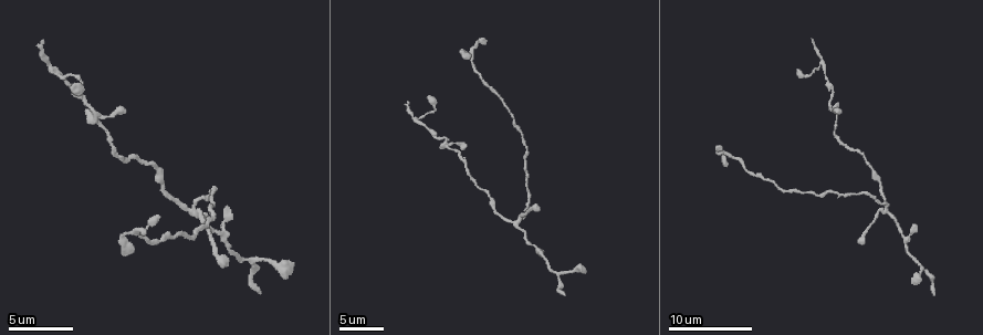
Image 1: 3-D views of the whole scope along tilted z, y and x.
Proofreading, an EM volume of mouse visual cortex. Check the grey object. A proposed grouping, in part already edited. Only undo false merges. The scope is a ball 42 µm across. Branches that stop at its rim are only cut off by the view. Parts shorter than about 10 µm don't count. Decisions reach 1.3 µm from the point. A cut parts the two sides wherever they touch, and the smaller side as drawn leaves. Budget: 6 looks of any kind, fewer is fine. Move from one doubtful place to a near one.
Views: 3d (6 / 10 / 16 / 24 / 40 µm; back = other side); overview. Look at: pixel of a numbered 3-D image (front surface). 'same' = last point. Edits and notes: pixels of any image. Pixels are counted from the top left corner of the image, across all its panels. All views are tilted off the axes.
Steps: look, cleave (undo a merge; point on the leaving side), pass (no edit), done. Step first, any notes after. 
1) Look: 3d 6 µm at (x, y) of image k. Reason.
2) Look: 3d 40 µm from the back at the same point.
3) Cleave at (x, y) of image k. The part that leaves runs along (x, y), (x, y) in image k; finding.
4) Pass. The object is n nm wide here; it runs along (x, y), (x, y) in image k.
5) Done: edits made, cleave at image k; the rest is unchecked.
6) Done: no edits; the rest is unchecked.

Look: 3d 16 µm at (157, 168) of image 1.

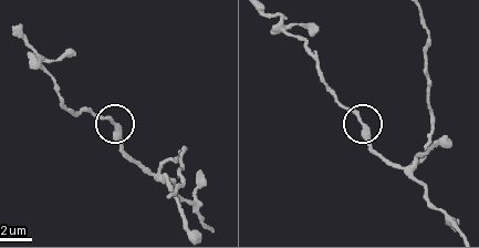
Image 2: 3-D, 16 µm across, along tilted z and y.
Pass. It runs along (404, 166), (388, 163), (374, 151), (366, 127), (332, 92) in image 2; all the same cell.

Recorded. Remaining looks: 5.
Look: 3d 10 µm at (186, 209) of image 1. Four or more arms meet.

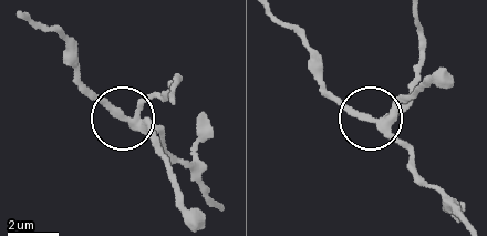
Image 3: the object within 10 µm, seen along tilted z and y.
Look: 3d 6 µm at (126, 121) of image 3. Closer look.

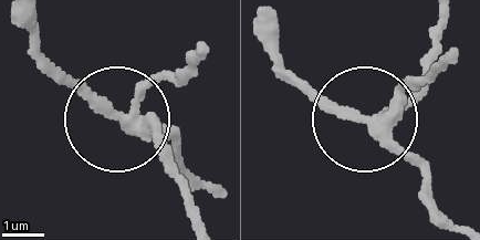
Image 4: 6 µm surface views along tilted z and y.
Pass. The object is 260 nm wide here; one cell here.

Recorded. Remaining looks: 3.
Look: 3d 10 µm at (442, 138) of image 1. Narrows sharply.

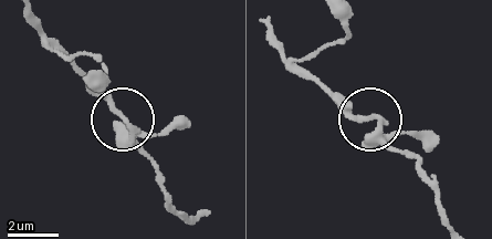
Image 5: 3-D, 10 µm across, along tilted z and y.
Pass. Continuous, no second cell.

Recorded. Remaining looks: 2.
Done: no edits; the rest is unchecked.

